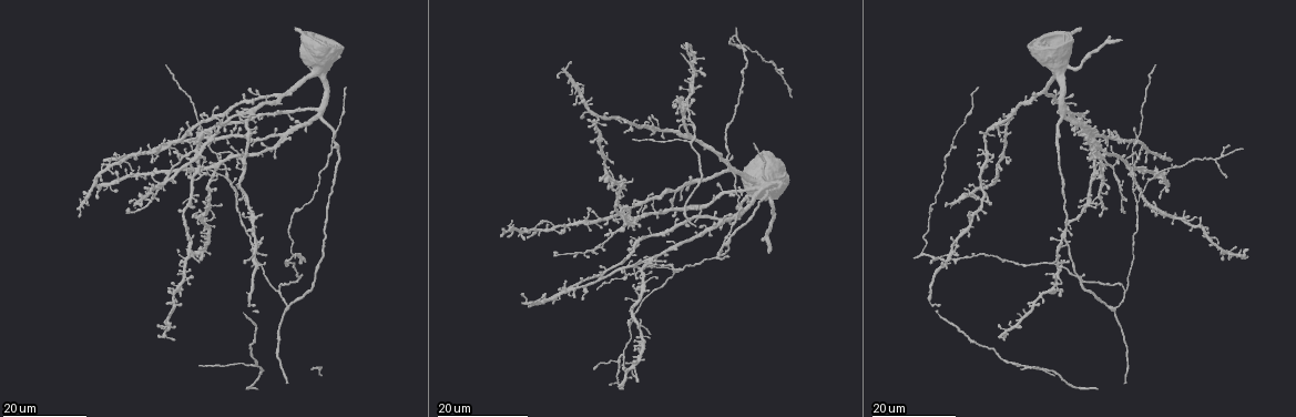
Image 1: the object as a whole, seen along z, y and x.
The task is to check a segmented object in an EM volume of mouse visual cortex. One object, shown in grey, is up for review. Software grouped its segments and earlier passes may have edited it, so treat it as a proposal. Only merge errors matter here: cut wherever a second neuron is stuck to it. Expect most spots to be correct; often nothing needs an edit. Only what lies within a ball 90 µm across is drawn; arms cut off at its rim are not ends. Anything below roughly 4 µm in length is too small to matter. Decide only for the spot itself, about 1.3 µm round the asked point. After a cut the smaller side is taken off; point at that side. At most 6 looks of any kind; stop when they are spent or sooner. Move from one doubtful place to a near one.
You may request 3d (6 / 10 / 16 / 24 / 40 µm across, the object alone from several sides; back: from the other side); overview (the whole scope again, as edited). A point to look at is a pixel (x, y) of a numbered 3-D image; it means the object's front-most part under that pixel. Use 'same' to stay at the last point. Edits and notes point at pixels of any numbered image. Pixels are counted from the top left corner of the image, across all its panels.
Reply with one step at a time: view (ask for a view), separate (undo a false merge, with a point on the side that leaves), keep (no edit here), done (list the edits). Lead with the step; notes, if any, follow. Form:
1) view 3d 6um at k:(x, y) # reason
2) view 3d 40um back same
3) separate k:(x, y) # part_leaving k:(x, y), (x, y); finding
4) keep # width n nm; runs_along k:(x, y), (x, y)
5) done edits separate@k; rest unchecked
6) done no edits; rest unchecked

view 3d 16um at 1:(728, 246) # thin arm on a thick one

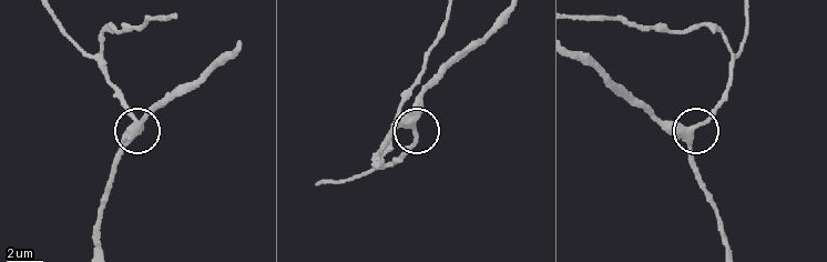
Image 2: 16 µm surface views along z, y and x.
view 3d 10um at 2:(690, 130) # zoom in

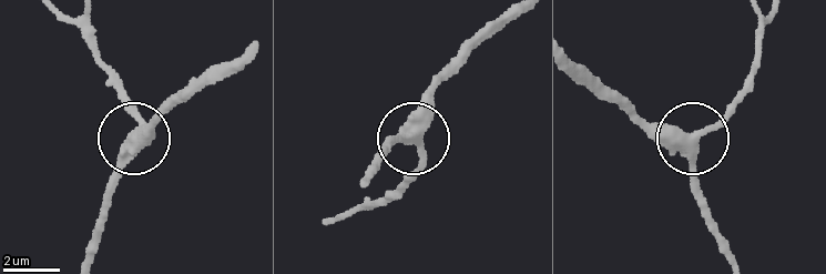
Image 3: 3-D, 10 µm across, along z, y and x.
view 3d 6um at 3:(412, 140)

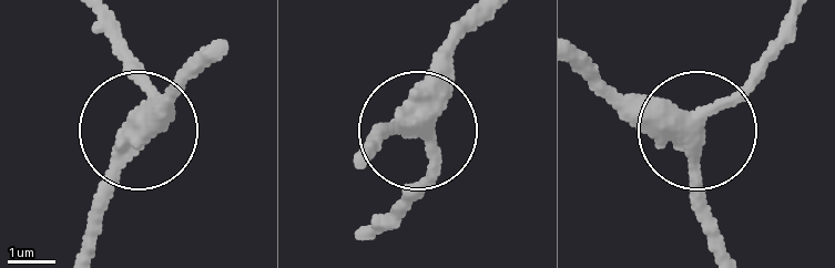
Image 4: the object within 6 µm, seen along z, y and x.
keep # side_arm 21 um; runs_along 4:(490, 9), (458, 44), (443, 104), (418, 129), (375, 140); all the same neuron

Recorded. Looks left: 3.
view 3d 24um at 1:(1124, 290) # three arms meet

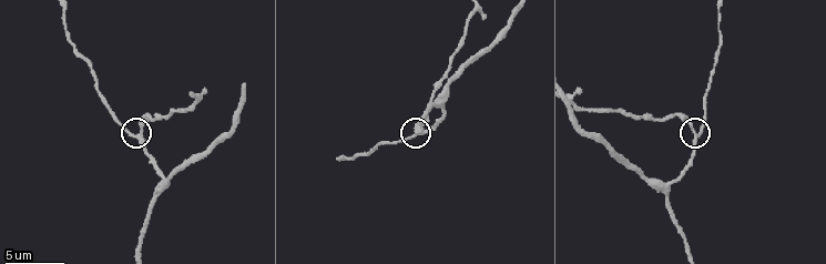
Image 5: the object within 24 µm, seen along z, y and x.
view 3d 6um at 5:(137, 134) # zoom in

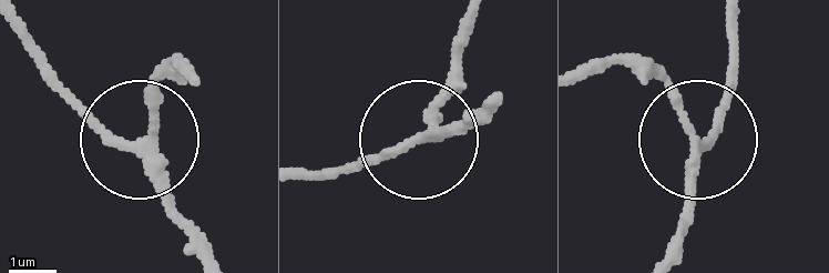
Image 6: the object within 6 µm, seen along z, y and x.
keep # side_arm 5 um; runs_along 6:(200, 254), (160, 159), (57, 79); continuous, no second neuron

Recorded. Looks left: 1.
done no edits; rest unchecked

